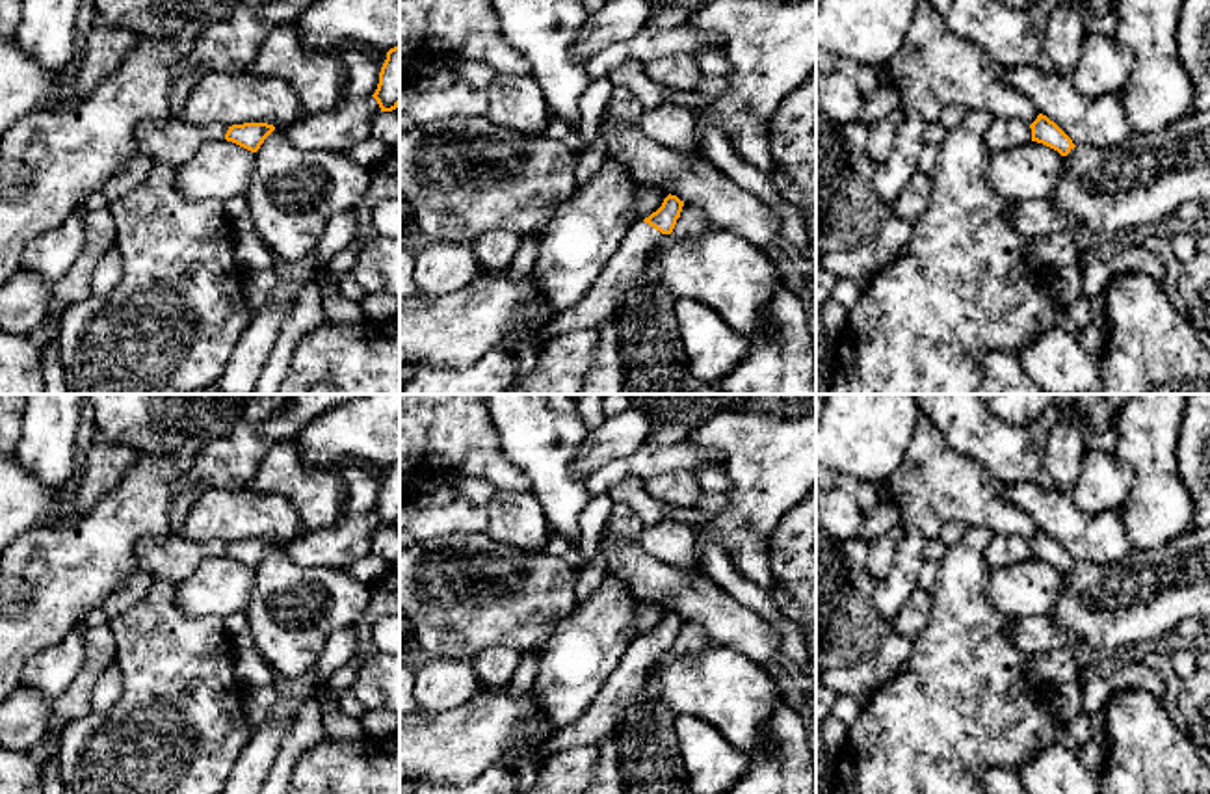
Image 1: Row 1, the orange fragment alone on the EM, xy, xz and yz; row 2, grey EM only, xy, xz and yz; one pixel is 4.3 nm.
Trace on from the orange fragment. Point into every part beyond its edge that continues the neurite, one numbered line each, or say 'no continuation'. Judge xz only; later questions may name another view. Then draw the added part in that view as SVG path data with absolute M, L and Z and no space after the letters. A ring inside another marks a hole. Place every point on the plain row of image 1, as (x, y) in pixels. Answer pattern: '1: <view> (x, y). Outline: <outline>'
1: xz (621, 692). Outline: M643 636L634 638L591 707L576 721L546 740L543 755L548 757L572 746L597 744L608 734L617 734L628 712L638 705L660 653L662 649Z

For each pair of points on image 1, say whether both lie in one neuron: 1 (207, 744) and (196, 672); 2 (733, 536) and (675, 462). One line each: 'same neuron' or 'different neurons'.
1: same neuron
2: different neurons

